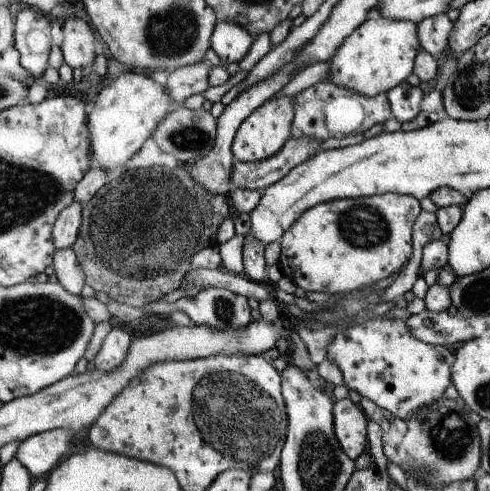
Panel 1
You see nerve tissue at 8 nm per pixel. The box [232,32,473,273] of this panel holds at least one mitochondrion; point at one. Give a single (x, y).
(364, 227)

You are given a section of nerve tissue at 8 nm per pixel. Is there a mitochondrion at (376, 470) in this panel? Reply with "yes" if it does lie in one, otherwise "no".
no

